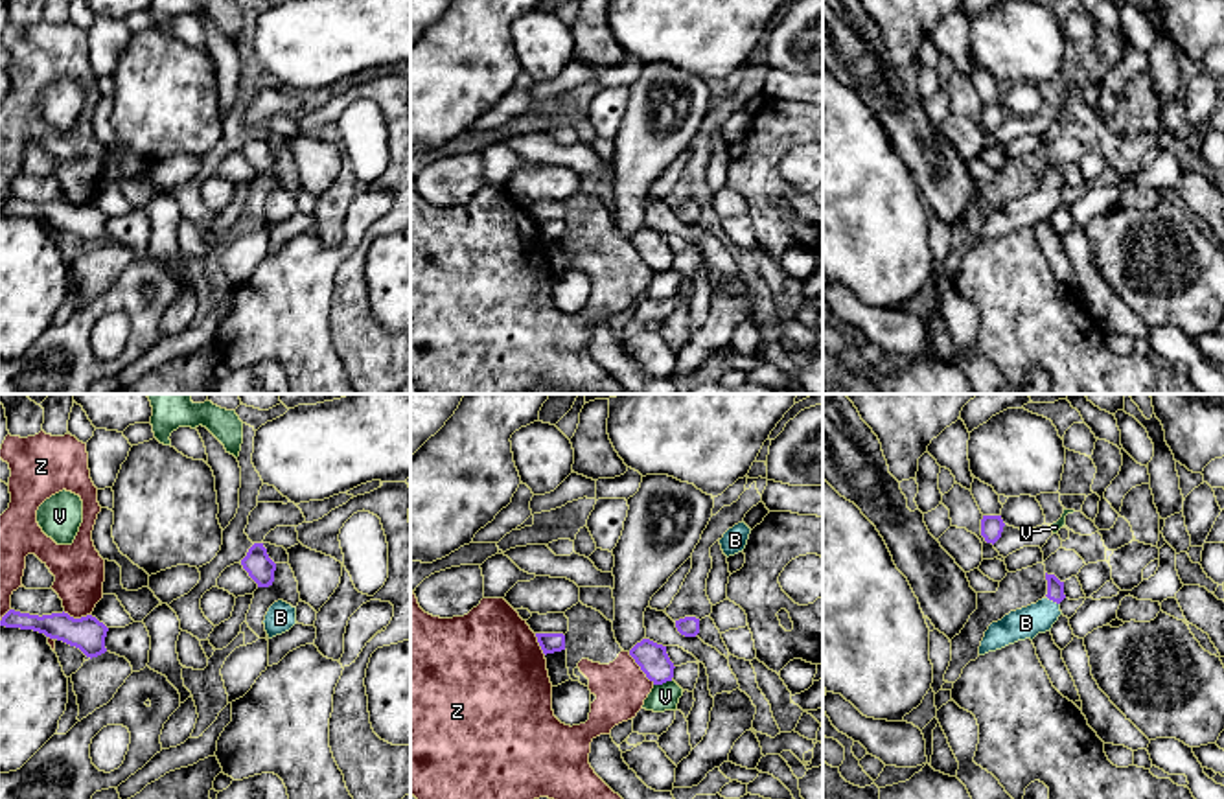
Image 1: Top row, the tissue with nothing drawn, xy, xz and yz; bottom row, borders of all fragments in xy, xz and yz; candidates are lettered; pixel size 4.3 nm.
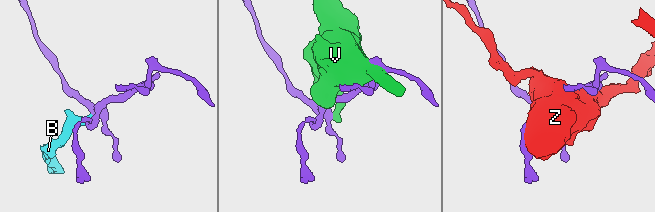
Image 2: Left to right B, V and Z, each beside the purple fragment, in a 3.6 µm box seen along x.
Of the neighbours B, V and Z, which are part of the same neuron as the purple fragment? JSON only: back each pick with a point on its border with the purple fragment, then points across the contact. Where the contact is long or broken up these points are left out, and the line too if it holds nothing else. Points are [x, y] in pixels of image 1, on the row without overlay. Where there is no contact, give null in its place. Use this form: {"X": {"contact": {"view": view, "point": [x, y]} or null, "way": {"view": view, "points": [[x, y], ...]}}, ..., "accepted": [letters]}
{"B": {"contact": {"view": "yz", "point": [1053, 188]}, "way": {"view": "yz", "points": [[1055, 175], [1053, 188], [1035, 207], [1026, 210]]}}, "accepted": ["B"]}

